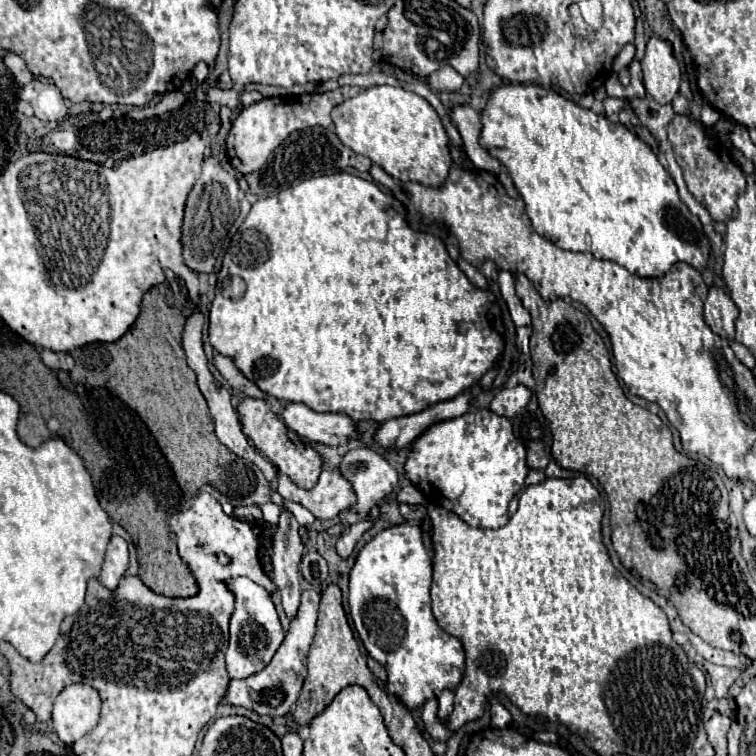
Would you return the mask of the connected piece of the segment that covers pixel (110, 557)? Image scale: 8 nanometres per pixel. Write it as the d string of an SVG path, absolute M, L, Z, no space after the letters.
M112 536L108 546L106 546L106 554L104 554L104 562L100 568L100 584L116 590L120 576L126 572L128 568L128 544L124 538L120 536Z

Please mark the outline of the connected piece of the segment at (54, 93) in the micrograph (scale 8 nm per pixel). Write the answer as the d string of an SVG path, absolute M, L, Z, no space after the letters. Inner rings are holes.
M34 78L20 90L20 100L26 100L42 122L60 122L68 116L66 102L52 82Z

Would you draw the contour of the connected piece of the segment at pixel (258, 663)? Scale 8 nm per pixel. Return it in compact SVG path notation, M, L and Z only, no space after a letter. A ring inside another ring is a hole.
M232 578L228 580L228 588L234 594L234 612L230 618L230 644L226 650L226 670L230 678L248 678L260 672L276 654L278 646L284 640L284 630L278 620L276 608L272 604L270 594L252 582L250 578Z

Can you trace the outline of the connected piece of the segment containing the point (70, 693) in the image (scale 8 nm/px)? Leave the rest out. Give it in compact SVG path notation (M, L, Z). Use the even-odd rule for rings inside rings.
M88 684L66 686L54 700L52 724L64 744L72 744L100 722L100 694Z

